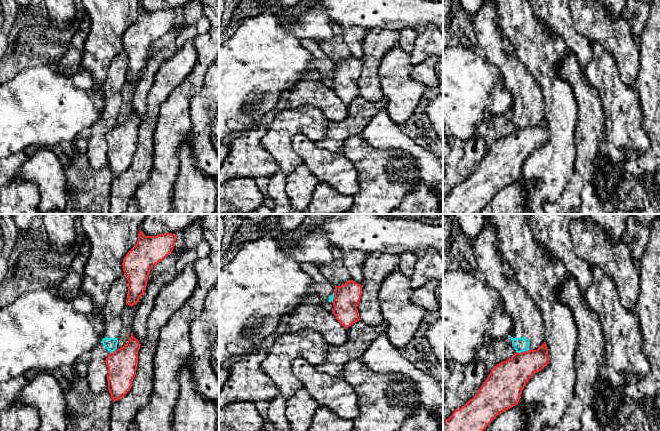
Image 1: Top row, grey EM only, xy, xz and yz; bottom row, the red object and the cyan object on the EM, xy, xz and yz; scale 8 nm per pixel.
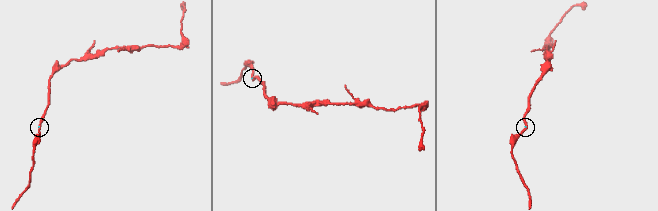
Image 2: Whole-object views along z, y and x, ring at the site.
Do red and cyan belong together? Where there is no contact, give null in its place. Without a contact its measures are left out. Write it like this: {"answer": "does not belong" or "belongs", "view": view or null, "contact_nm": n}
{"answer": "does not belong", "view": "yz", "contact_nm": 120}

